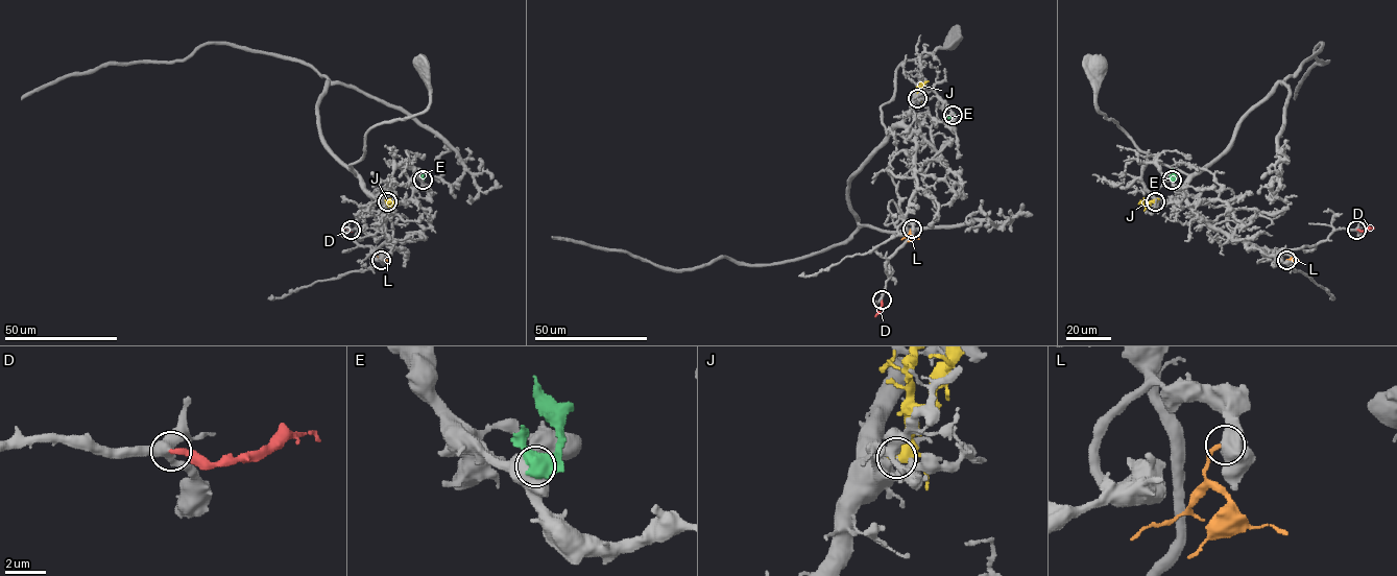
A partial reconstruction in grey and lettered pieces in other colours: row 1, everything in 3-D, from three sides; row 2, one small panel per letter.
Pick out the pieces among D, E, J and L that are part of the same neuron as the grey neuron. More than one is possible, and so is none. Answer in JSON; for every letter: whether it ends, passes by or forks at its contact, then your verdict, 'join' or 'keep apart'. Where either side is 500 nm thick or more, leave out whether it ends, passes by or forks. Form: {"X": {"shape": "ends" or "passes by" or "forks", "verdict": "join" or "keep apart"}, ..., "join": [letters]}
{"D": {"shape": "ends", "verdict": "join"}, "E": {"verdict": "keep apart"}, "J": {"shape": "forks", "verdict": "join"}, "L": {"verdict": "keep apart"}, "join": ["D", "J"]}

